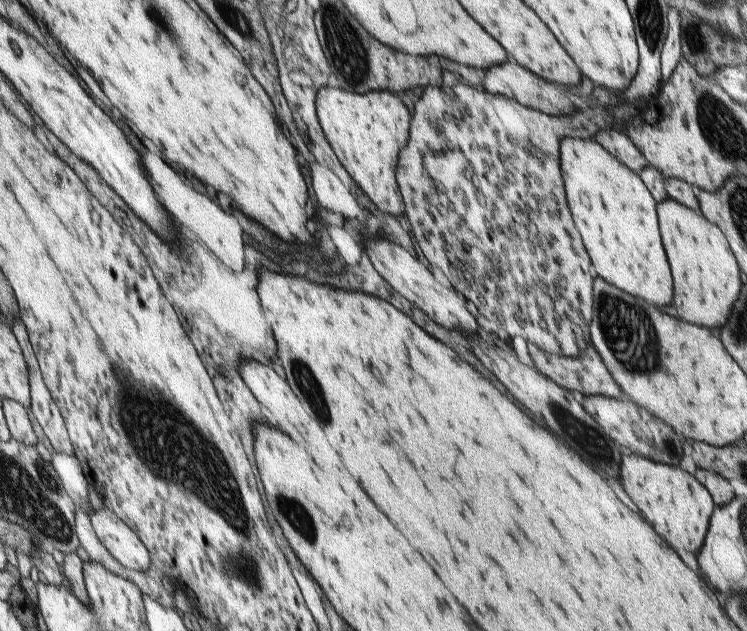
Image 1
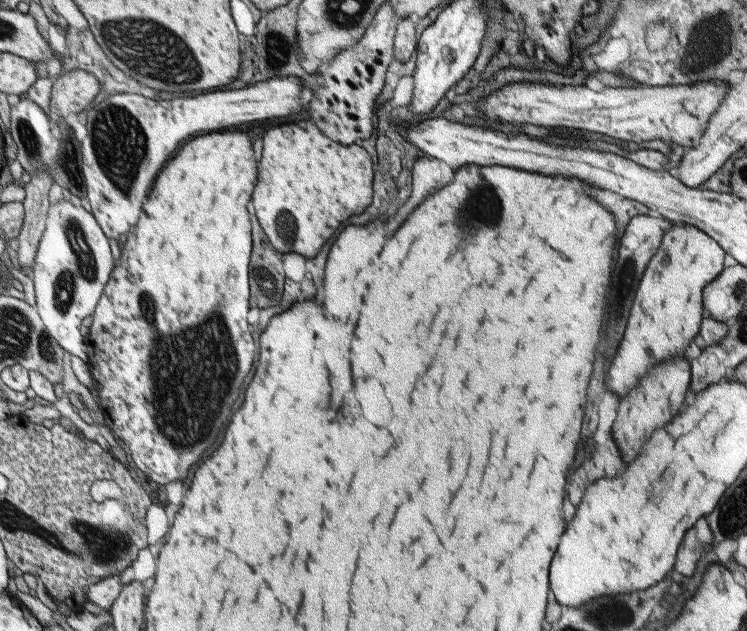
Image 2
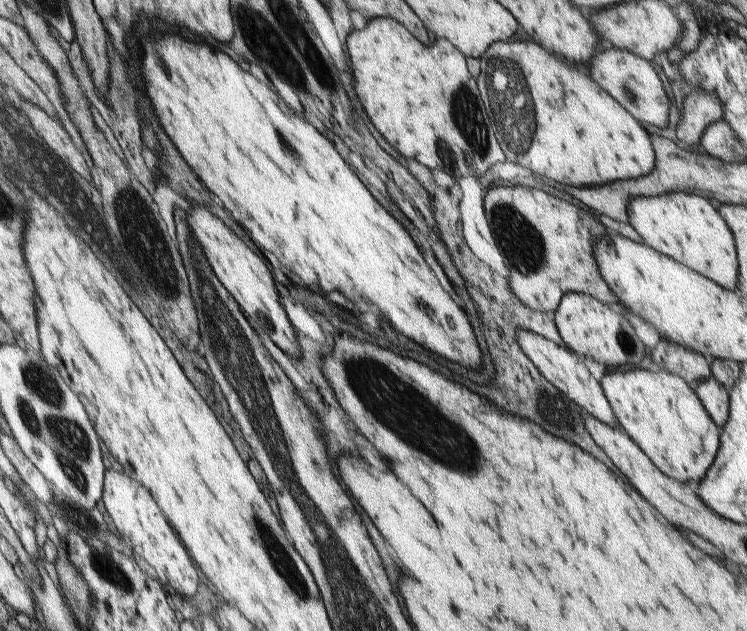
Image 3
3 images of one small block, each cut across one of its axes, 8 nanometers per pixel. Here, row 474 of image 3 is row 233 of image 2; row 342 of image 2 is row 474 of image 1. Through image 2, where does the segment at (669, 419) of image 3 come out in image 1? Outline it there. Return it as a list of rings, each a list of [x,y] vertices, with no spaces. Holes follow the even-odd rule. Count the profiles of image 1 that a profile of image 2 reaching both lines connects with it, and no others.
[[[632,453],[621,458],[620,482],[630,500],[638,506],[642,516],[674,544],[674,548],[698,554],[708,532],[710,517],[716,508],[712,495],[697,478],[692,478],[681,467],[675,467],[651,461]]]

